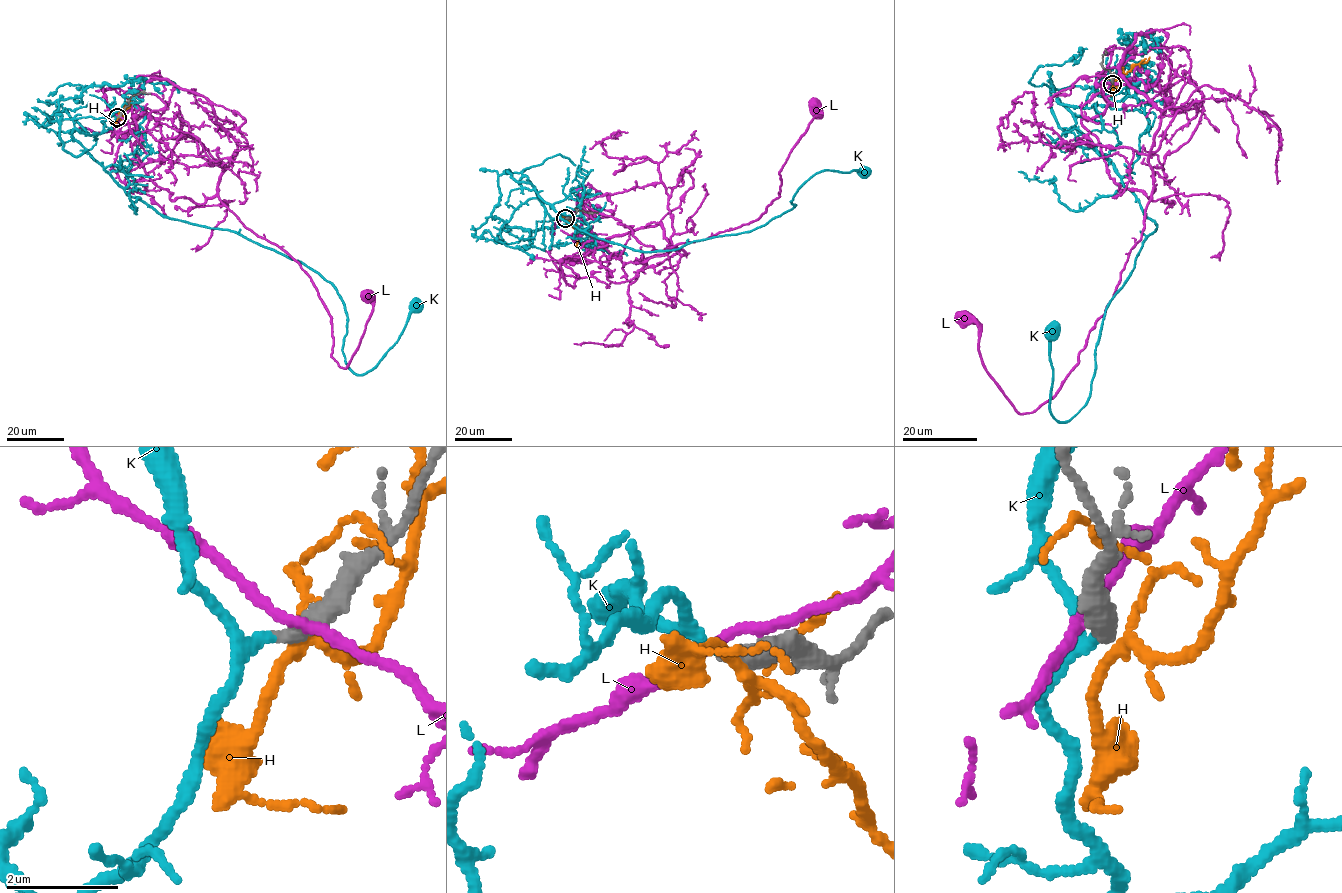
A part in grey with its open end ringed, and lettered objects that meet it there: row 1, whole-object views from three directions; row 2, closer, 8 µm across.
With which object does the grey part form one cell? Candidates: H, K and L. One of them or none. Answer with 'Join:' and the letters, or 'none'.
Join: K

